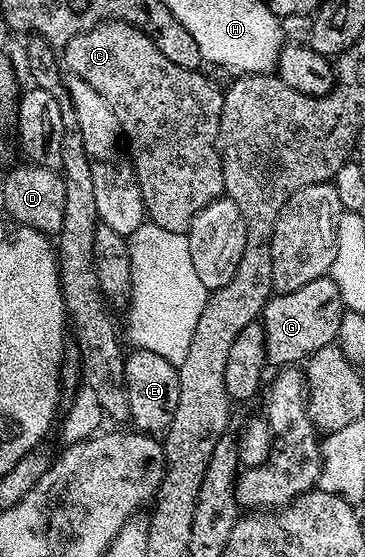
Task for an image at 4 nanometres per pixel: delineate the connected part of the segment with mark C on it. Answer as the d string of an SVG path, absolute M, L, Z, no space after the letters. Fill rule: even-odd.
M110 19L107 23L99 23L98 26L94 29L90 29L86 33L78 33L78 37L71 39L71 41L62 48L62 63L63 66L65 63L65 65L69 67L67 70L71 72L71 74L77 75L82 81L86 81L86 85L91 85L98 93L98 97L102 97L110 104L110 109L114 109L114 117L118 117L121 136L126 140L126 147L128 143L128 151L132 154L132 167L136 170L134 181L142 193L142 201L144 202L147 218L154 225L158 225L162 229L187 232L193 217L206 205L210 205L210 201L219 199L224 195L222 161L220 160L220 150L216 148L218 125L222 121L223 90L221 90L219 86L216 88L215 85L203 75L203 70L174 65L174 61L162 57L162 49L158 49L158 45L154 45L154 41L148 36L147 31L138 27L132 27L130 24L125 23L123 19Z

